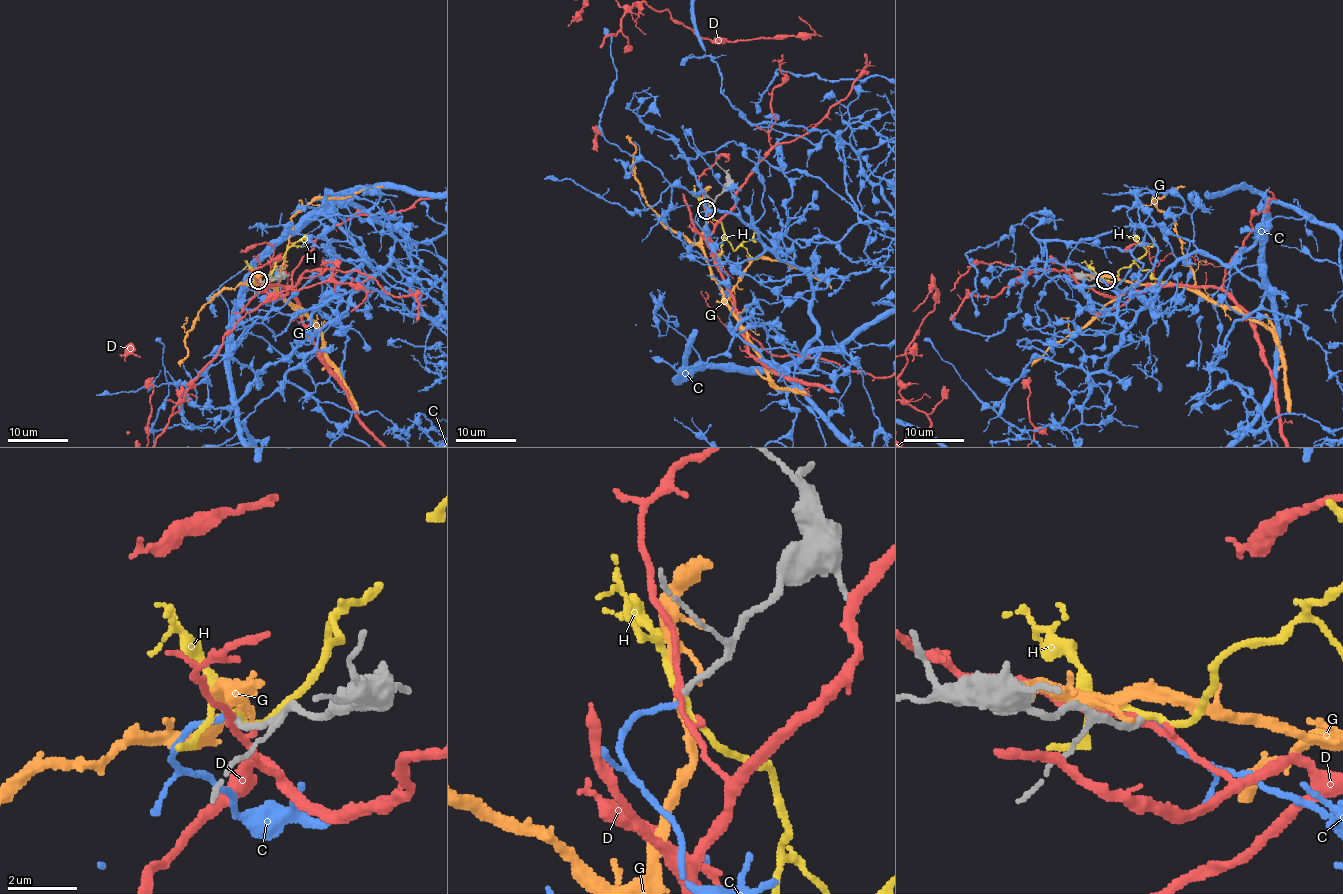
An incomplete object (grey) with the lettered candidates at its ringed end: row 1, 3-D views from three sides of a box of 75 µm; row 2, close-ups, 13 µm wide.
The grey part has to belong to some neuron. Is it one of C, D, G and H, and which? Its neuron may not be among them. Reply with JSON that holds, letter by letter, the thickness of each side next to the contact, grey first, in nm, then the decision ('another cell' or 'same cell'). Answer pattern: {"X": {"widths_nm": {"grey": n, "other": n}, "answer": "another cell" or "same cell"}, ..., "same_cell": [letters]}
{"C": {"widths_nm": {"grey": 170, "other": 160}, "answer": "same cell"}, "D": {"widths_nm": {"grey": 190, "other": 170}, "answer": "another cell"}, "G": {"widths_nm": {"grey": 220, "other": 140}, "answer": "another cell"}, "H": {"widths_nm": {"grey": 170, "other": 170}, "answer": "another cell"}, "same_cell": ["C"]}

